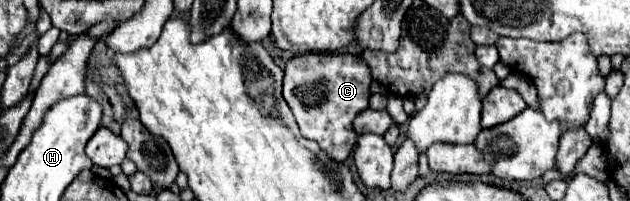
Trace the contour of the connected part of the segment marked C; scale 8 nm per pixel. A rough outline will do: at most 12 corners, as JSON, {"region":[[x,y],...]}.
{"region":[[308,53],[284,69],[300,135],[344,163],[370,67]]}

